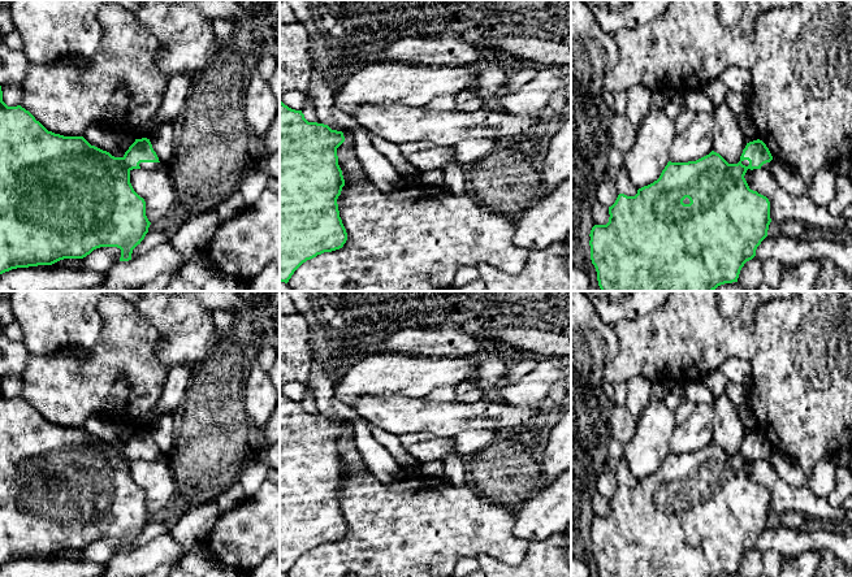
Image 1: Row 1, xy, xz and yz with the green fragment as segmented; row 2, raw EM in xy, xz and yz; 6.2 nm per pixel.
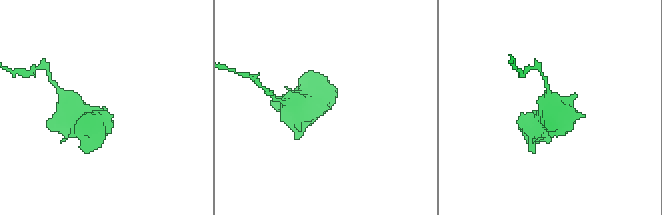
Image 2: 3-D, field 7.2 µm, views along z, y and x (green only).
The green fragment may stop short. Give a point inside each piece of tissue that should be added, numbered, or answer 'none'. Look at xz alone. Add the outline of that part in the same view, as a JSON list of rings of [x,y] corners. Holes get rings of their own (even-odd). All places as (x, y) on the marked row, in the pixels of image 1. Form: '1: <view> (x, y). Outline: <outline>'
none

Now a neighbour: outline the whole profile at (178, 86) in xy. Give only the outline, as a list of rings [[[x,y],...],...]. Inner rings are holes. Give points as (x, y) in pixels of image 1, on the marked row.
[[[174,75],[169,78],[166,92],[157,113],[144,125],[144,136],[150,139],[152,130],[169,121],[178,120],[185,107],[185,100],[190,92],[193,78],[187,75]]]

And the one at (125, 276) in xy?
[[[163,243],[129,261],[118,261],[100,285],[73,291],[137,291],[160,274],[178,274],[183,265],[180,252]]]

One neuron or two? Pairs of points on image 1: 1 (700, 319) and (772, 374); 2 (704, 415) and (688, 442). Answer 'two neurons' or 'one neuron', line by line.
1: two neurons
2: one neuron

